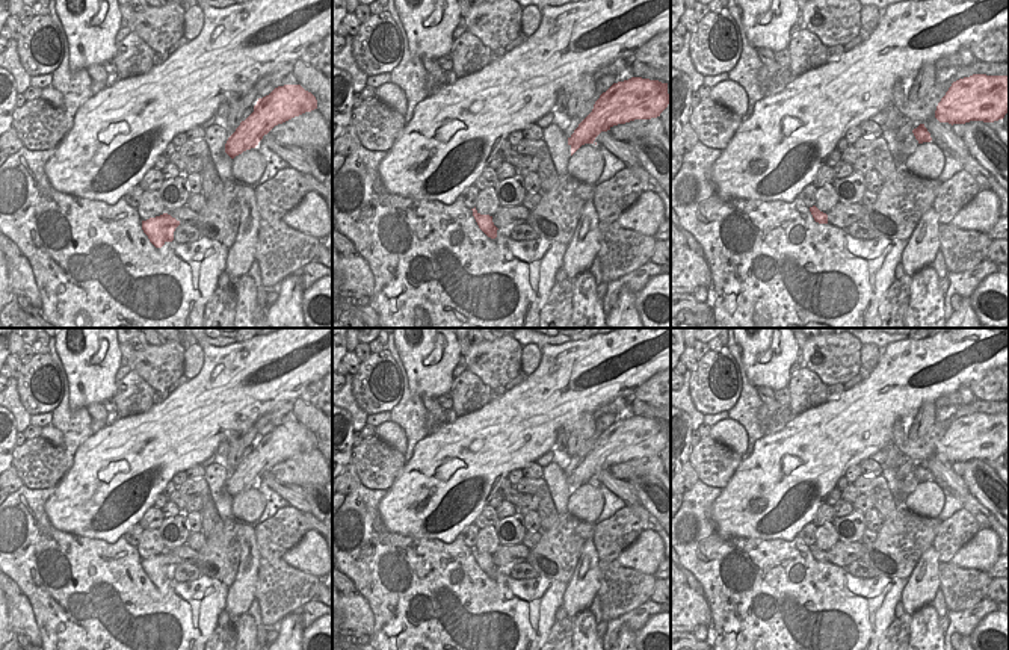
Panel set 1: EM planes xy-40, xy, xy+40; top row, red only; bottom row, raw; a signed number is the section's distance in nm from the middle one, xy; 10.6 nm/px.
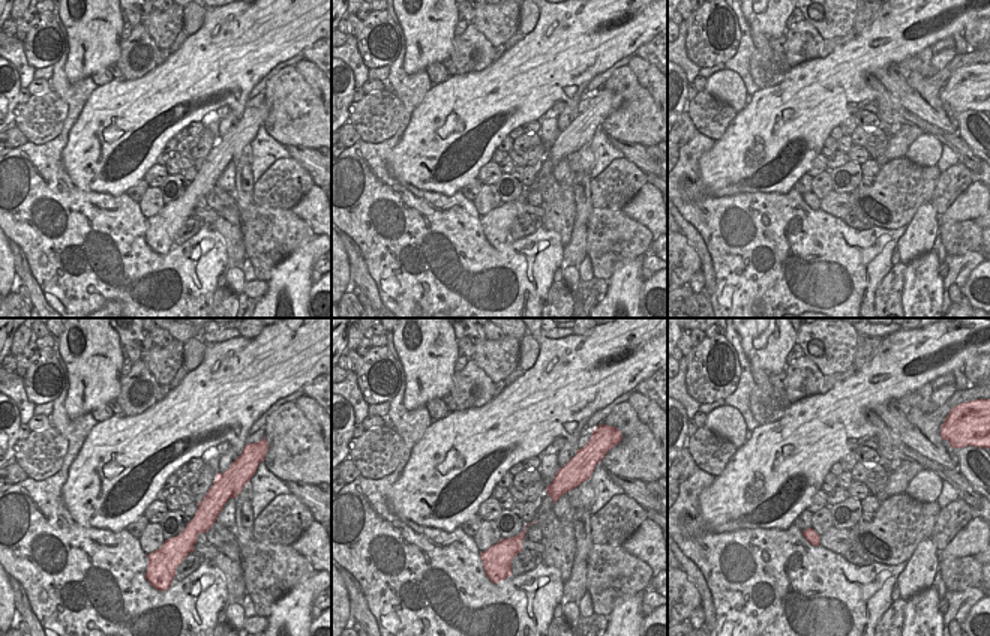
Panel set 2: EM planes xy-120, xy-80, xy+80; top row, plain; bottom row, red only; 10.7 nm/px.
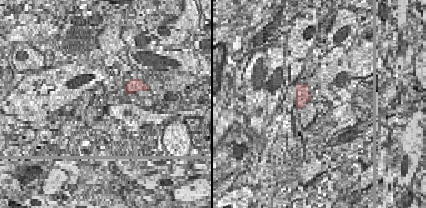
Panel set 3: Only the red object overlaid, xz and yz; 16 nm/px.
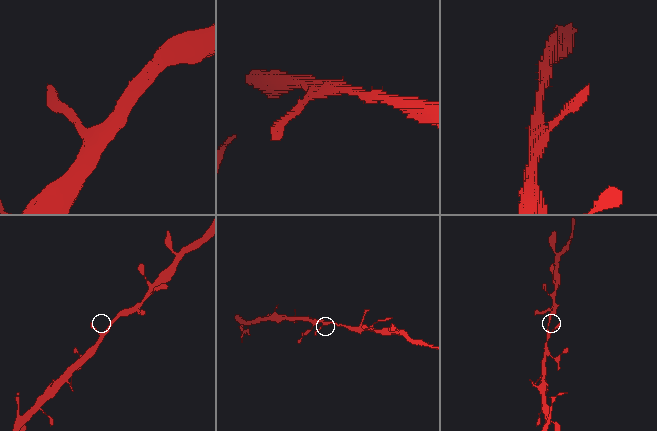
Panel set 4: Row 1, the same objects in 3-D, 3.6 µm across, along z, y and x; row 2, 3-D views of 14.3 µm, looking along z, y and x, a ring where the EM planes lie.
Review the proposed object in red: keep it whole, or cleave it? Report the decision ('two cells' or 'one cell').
one cell

